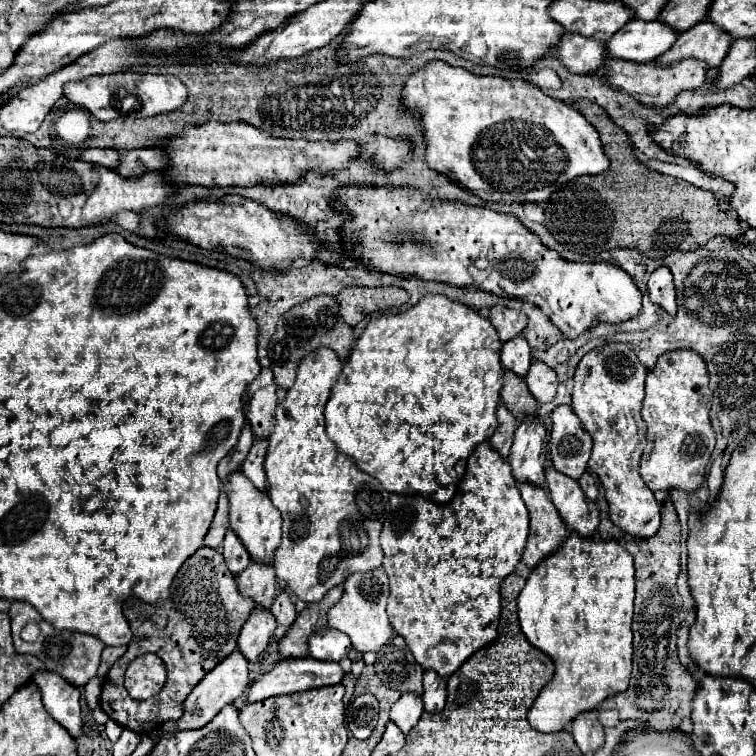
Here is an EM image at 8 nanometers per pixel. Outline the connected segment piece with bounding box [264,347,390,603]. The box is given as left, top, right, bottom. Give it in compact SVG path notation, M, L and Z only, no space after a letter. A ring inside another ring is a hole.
M320 347L320 349L312 351L312 353L308 353L308 355L300 361L298 375L296 375L296 383L292 385L292 389L288 389L286 397L284 397L282 403L276 407L276 425L274 425L272 435L268 437L268 443L270 443L270 445L268 445L266 461L264 461L264 469L266 469L266 493L268 493L270 501L280 509L282 519L284 519L284 523L282 523L282 541L280 541L280 545L278 545L278 549L276 549L276 557L274 557L274 571L276 571L276 577L278 577L280 581L284 581L284 583L290 587L290 591L292 591L300 601L306 601L306 603L316 603L316 601L320 601L320 599L326 595L328 589L340 585L340 583L342 583L346 577L350 577L352 573L358 573L358 571L372 571L372 569L376 569L376 567L382 567L382 557L384 557L378 537L380 537L380 529L382 529L382 523L384 523L384 517L386 517L386 511L388 511L388 497L390 497L390 495L388 495L386 489L380 485L380 481L376 481L374 477L370 477L370 475L366 475L364 471L360 471L360 469L358 469L348 457L344 457L344 455L336 449L336 445L326 437L324 405L326 405L326 401L328 401L328 397L330 397L330 389L332 389L332 385L336 383L340 371L342 371L342 361L340 361L340 359L336 357L336 353L334 353L332 349L328 349L328 347Z

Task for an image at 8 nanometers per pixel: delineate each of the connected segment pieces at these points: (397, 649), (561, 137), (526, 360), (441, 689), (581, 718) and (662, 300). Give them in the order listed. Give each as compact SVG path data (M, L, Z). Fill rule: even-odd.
M392 637L378 653L374 663L380 681L400 693L422 693L422 673L424 669L416 663L404 639Z
M430 61L426 67L418 69L416 73L412 73L408 77L402 95L404 95L402 99L404 99L404 103L408 107L412 107L412 109L422 113L422 129L424 129L426 139L428 139L428 147L426 147L426 163L428 163L428 167L432 167L438 173L448 175L458 185L470 189L474 195L478 195L484 201L494 201L494 203L504 203L504 201L508 201L508 203L512 203L512 201L518 201L518 203L540 203L540 201L548 201L552 197L552 193L556 193L562 185L566 185L574 177L598 175L598 173L608 169L608 157L604 153L604 145L600 141L600 135L596 133L596 129L592 129L592 125L588 125L588 119L584 119L584 115L578 109L574 109L572 105L556 101L556 99L544 95L540 87L536 87L536 85L532 85L528 81L502 79L502 77L496 77L496 75L476 77L476 75L468 73L466 69L452 67L452 65L444 63L444 61Z
M522 335L514 337L512 341L506 341L502 345L502 365L506 369L514 371L516 375L524 377L528 373L530 361L532 361L530 347L528 347L528 343L526 343L526 339Z
M426 671L422 701L428 713L440 713L446 705L446 679L440 679L440 675L434 671Z
M592 709L592 711L580 713L572 721L570 733L572 733L572 737L574 737L574 741L582 753L586 753L590 749L596 751L604 743L604 727L598 719L598 711Z
M658 267L648 279L648 297L652 303L660 305L666 313L676 313L676 293L672 283L672 273L668 267Z

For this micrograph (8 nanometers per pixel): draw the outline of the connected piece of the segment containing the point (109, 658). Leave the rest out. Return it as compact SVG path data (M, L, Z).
M104 647L102 651L102 663L100 663L100 669L98 669L98 675L104 679L108 675L108 669L114 665L114 661L124 655L126 647Z

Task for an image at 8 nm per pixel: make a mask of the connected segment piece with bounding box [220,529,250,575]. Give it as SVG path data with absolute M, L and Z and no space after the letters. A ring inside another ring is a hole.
M228 529L220 551L222 551L224 559L226 559L228 569L232 569L234 575L238 575L238 573L240 573L242 569L246 569L248 563L250 563L248 551L244 549L244 543L236 537L236 533L232 533L232 529Z

